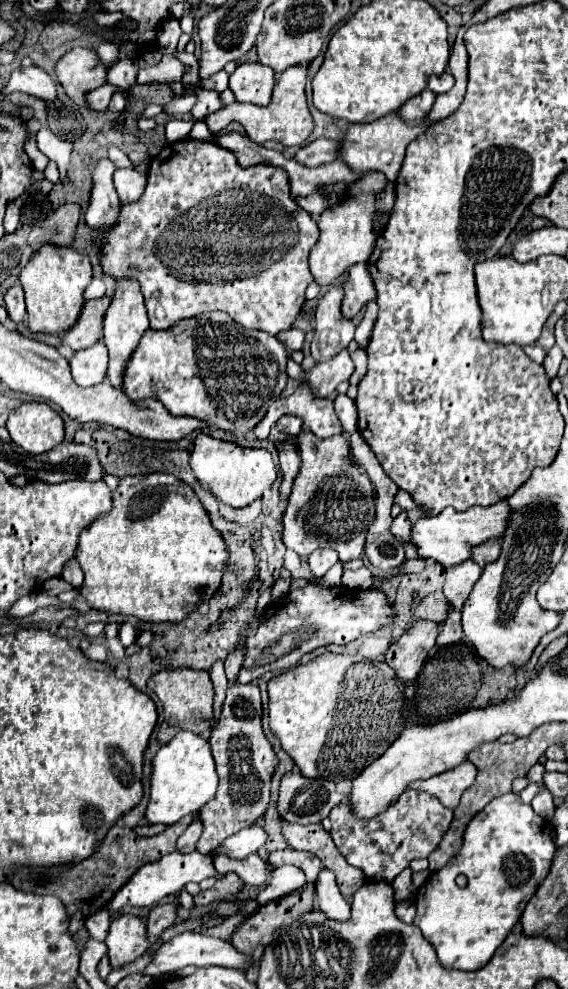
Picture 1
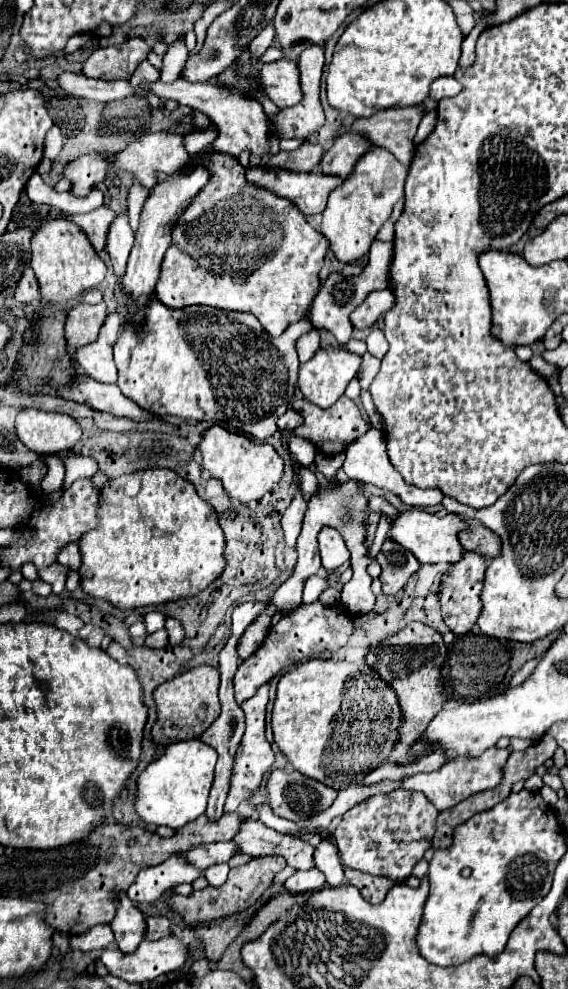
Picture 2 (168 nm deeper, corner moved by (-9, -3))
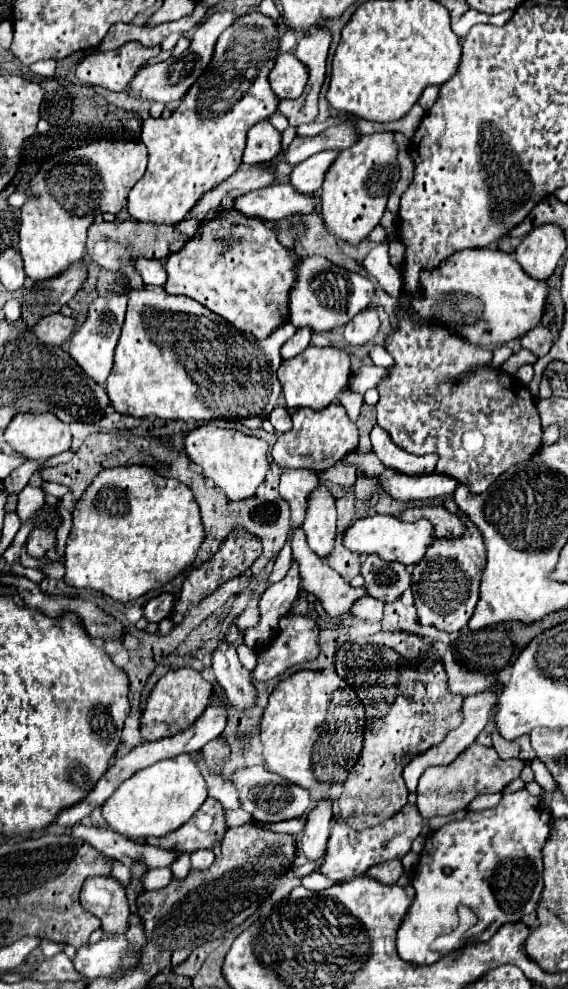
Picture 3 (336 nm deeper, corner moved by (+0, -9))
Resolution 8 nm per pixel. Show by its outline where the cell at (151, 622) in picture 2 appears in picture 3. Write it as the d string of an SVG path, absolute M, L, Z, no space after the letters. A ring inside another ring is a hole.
M163 593L163 595L151 599L151 601L145 605L143 617L145 617L149 623L159 623L159 621L163 621L167 615L171 615L173 603L175 603L175 595Z

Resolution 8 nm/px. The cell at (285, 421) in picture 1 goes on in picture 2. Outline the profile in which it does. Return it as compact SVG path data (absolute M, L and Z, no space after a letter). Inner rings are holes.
M288 409L280 419L278 419L278 427L280 429L284 429L284 431L294 431L296 427L300 427L302 425L302 415L298 413L298 411L294 411L294 409Z

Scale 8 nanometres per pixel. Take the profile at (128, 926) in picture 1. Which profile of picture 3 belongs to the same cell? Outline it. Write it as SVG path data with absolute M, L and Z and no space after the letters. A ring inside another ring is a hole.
M113 877L87 879L81 889L81 905L101 921L101 929L109 935L123 935L129 929L129 903L125 889Z

